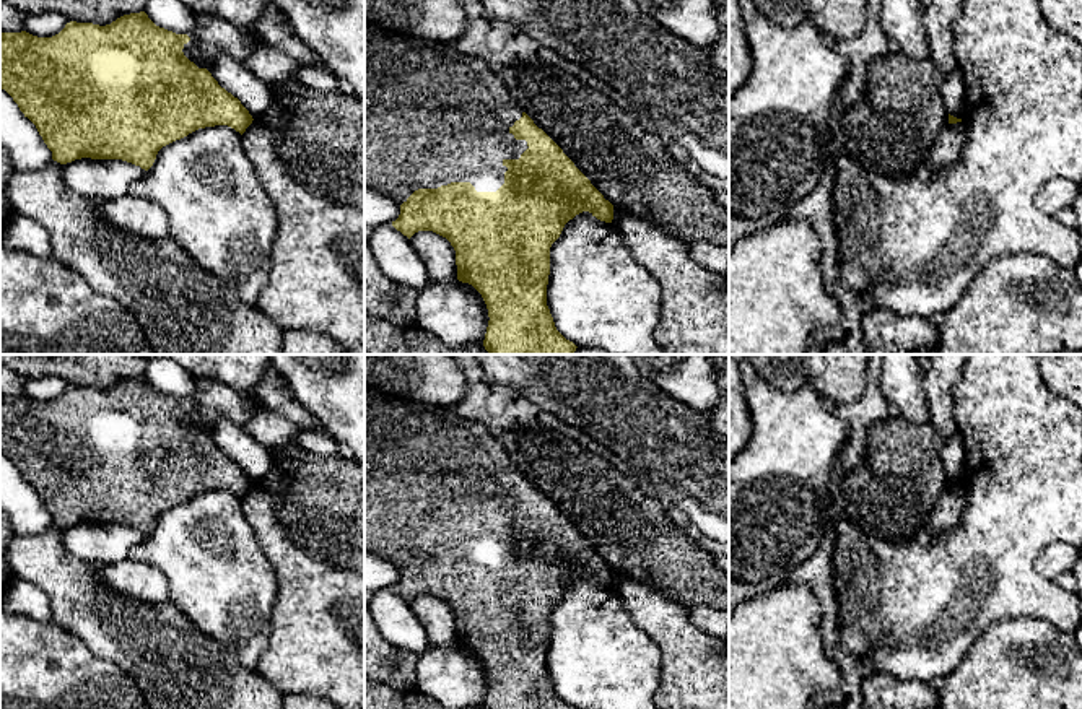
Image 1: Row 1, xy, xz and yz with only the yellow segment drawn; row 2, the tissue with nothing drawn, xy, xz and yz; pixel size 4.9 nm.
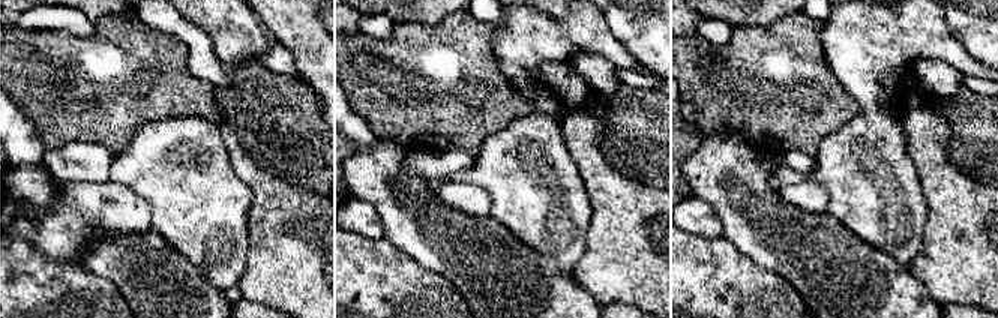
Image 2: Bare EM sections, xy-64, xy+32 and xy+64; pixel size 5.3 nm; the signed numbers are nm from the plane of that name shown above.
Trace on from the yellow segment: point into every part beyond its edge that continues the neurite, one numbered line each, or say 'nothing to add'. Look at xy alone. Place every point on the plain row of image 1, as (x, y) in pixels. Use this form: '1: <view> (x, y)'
nothing to add

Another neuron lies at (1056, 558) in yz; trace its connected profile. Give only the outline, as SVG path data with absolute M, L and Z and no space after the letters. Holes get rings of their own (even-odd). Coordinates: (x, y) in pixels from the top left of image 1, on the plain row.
M1056 542L1040 551L1036 569L1043 577L1054 581L1061 572L1072 571L1080 555L1082 548Z

